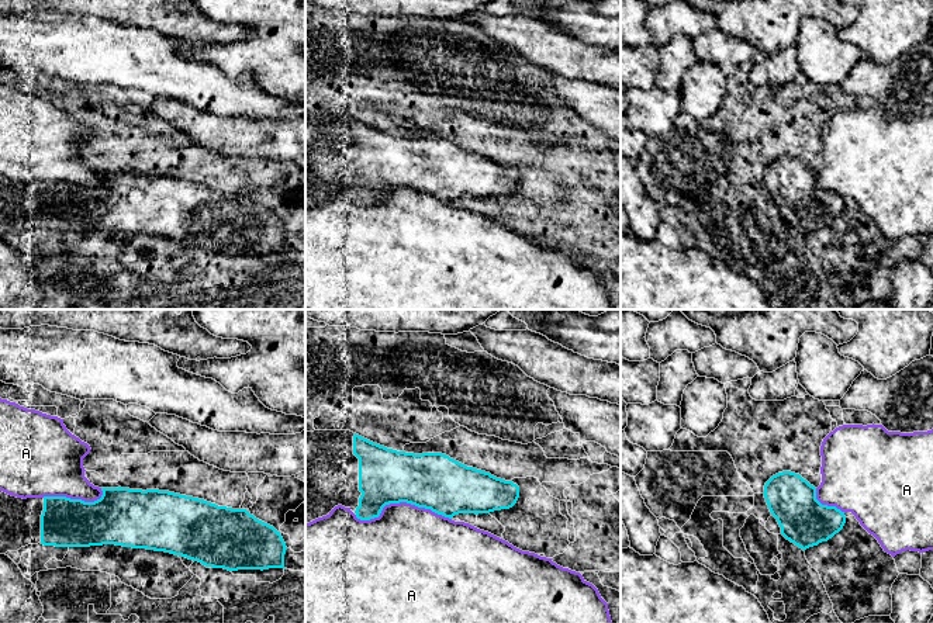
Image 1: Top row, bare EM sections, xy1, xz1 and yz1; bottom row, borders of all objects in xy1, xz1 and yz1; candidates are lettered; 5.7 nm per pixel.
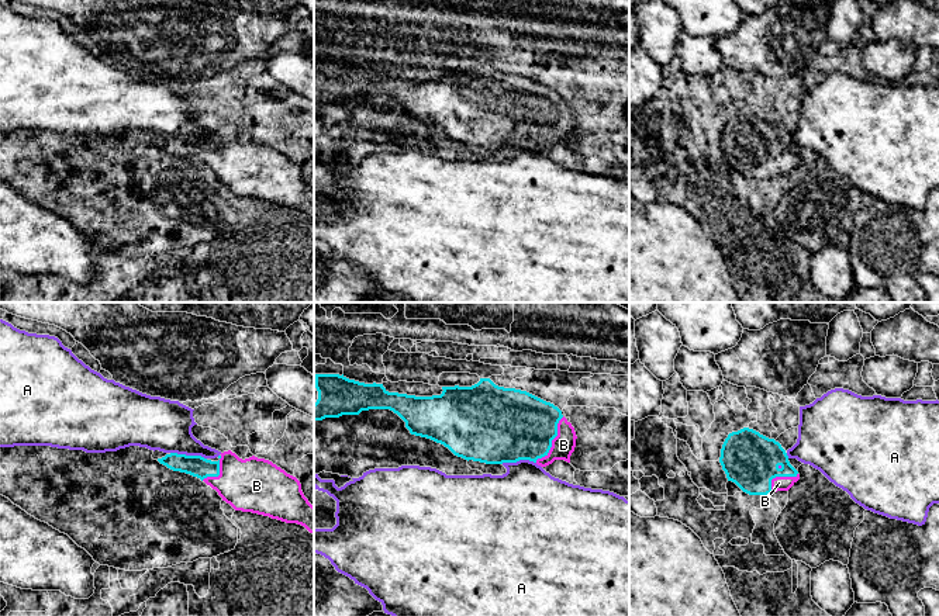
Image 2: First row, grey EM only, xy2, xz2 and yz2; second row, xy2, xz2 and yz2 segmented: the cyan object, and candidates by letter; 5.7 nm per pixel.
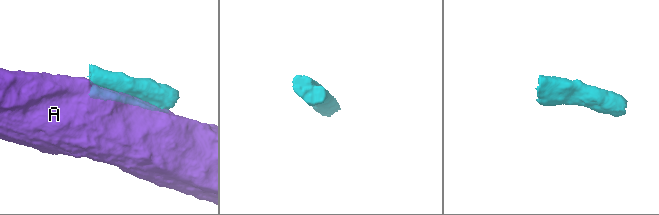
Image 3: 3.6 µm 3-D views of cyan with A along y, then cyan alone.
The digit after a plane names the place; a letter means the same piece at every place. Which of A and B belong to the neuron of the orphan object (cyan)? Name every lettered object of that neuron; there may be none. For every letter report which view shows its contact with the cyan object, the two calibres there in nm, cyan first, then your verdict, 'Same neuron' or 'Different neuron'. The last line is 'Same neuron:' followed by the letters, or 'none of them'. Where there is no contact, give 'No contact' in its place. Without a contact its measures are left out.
A: Touches cyan in xz1. Thickness 320 nm (cyan) against 460 nm. Different neuron
B: Touches cyan in xz2. Thickness 420 nm (cyan) against 130 nm. Same neuron
Same neuron: B

